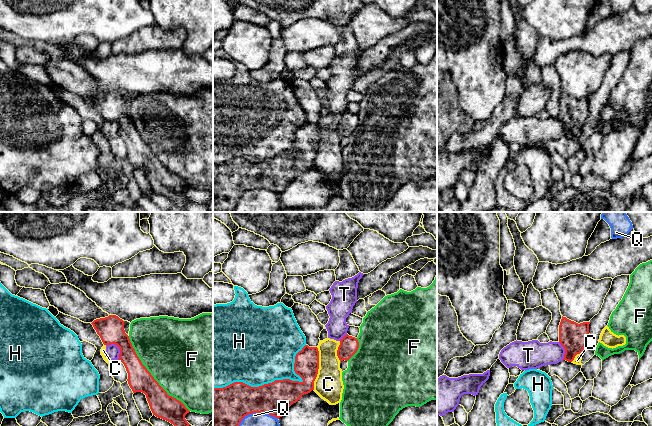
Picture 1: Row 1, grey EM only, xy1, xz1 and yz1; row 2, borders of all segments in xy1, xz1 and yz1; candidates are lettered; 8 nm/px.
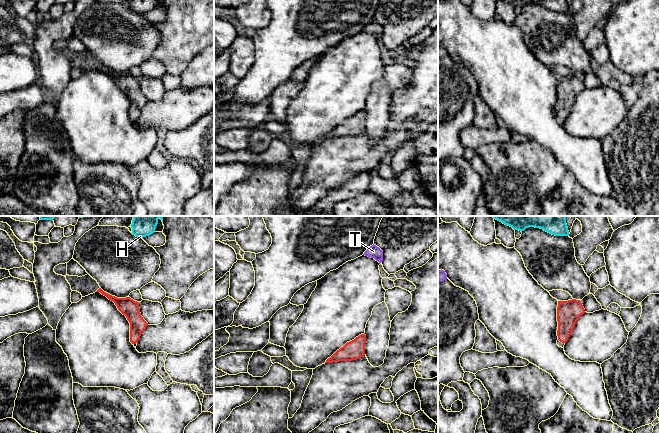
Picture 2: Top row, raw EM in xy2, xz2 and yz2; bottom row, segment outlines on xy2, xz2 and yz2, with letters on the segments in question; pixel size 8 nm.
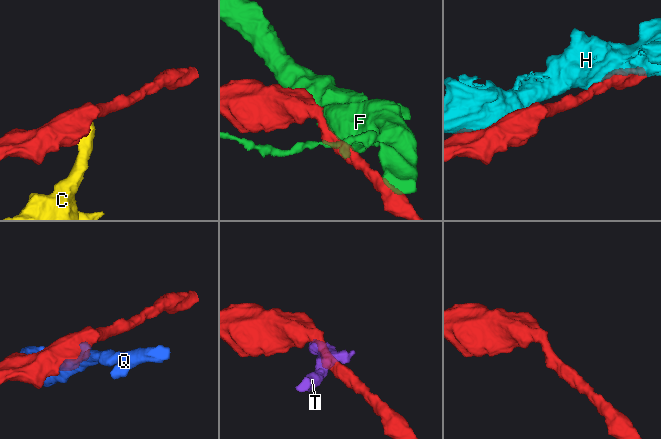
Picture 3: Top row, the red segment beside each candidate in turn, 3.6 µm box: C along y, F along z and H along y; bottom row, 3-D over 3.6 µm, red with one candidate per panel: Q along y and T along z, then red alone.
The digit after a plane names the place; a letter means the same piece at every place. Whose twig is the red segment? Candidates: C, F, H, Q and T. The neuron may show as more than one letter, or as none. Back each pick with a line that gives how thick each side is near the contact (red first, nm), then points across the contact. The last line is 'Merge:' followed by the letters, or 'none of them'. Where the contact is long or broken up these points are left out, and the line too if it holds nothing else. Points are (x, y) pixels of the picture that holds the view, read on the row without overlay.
Merge: none of them

